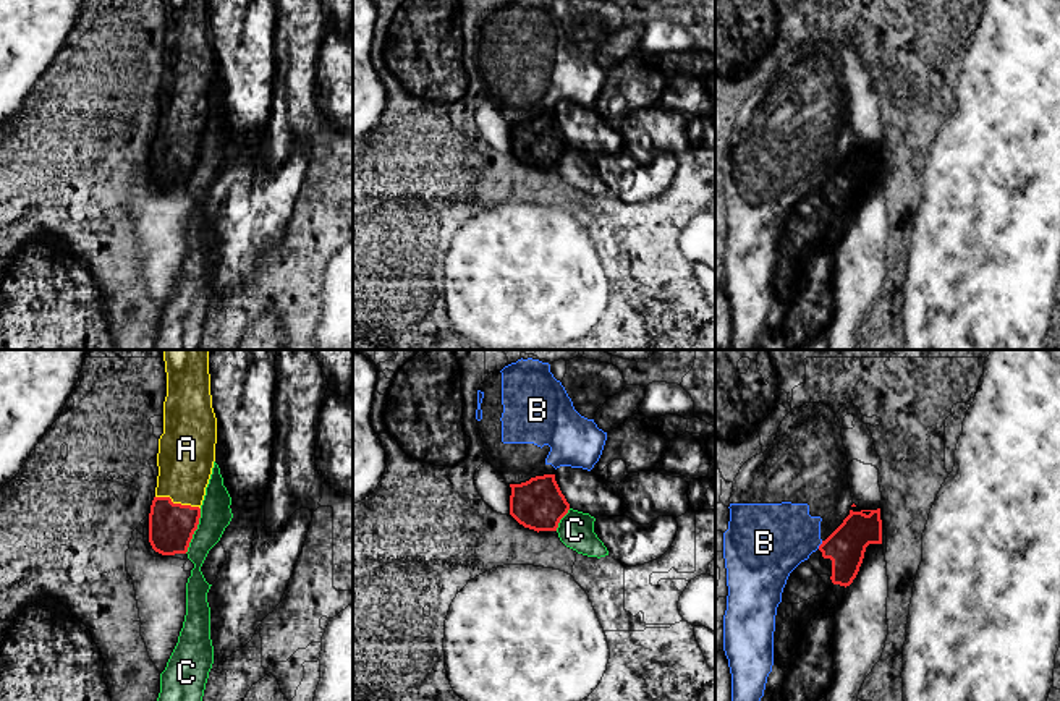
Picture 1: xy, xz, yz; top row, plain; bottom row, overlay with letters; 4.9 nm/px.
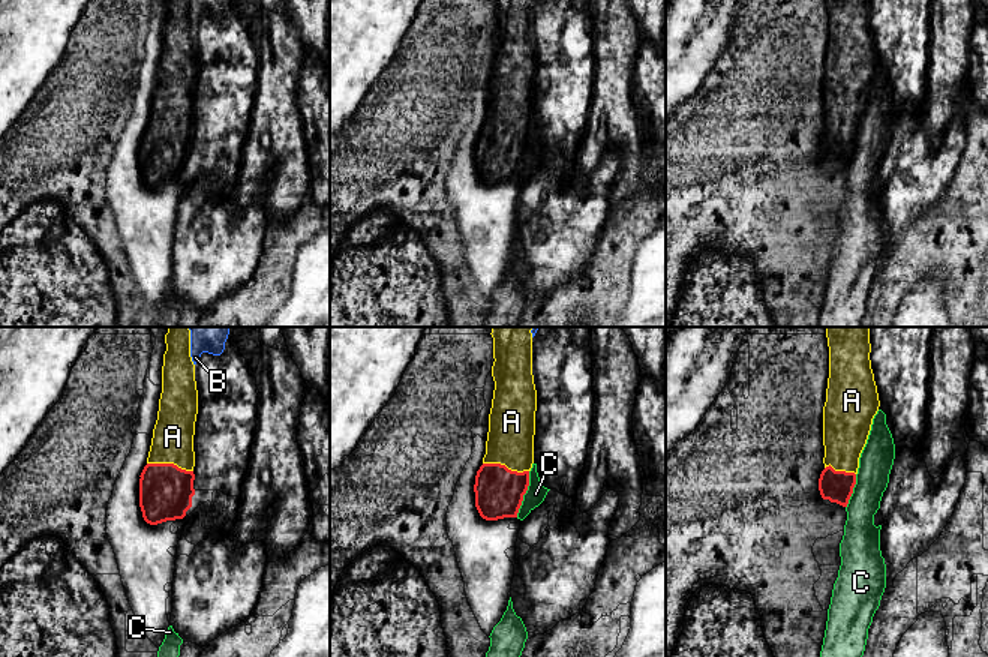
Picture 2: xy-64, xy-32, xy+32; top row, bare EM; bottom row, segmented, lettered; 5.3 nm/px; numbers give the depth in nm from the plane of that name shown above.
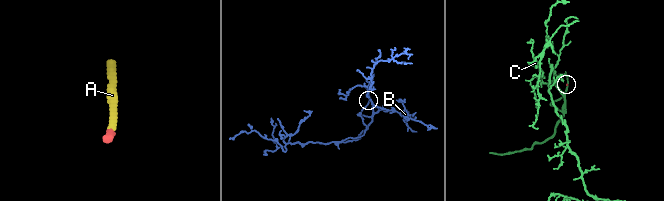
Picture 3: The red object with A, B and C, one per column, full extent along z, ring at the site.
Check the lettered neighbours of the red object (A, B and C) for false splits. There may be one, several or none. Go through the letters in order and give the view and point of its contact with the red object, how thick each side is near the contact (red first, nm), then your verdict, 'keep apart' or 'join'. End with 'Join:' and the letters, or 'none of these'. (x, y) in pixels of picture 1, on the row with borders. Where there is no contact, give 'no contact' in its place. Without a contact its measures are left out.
A: xy (178, 504) | 220/280 nm | join
B: yz (821, 544) | 190/360 nm | keep apart
C: xy (195, 530) | 220/160 nm | keep apart
Join: A

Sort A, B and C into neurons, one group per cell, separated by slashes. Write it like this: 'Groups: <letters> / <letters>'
Groups: A / B / C

